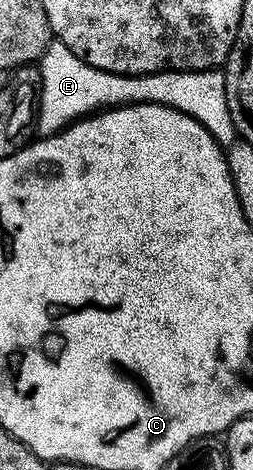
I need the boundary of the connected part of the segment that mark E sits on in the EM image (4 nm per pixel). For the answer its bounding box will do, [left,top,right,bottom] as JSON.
[37,41,237,145]

